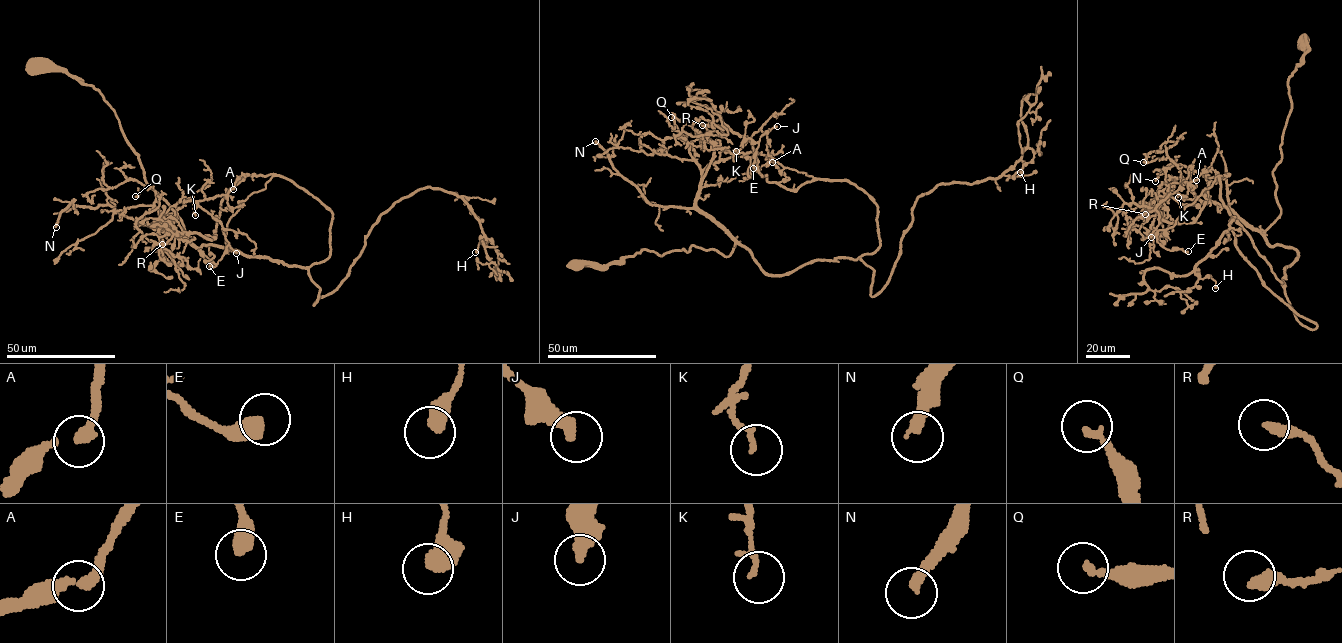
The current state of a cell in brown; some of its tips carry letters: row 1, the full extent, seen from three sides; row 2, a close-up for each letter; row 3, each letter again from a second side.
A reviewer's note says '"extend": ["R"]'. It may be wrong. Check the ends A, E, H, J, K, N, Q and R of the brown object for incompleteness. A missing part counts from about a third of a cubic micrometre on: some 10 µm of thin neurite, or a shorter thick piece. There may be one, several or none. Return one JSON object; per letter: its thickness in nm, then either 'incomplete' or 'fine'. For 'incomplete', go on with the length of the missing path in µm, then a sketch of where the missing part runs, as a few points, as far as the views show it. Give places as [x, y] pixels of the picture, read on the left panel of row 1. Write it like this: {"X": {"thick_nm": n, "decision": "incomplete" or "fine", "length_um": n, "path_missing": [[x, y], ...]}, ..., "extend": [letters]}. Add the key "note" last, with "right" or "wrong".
{"A": {"thick_nm": 240, "decision": "fine"}, "E": {"thick_nm": 480, "decision": "fine"}, "H": {"thick_nm": 550, "decision": "fine"}, "J": {"thick_nm": 380, "decision": "fine"}, "K": {"thick_nm": 170, "decision": "fine"}, "N": {"thick_nm": 320, "decision": "incomplete", "length_um": 70}, "Q": {"thick_nm": 240, "decision": "fine"}, "R": {"thick_nm": 360, "decision": "fine"}, "extend": ["N"], "note": "wrong"}

